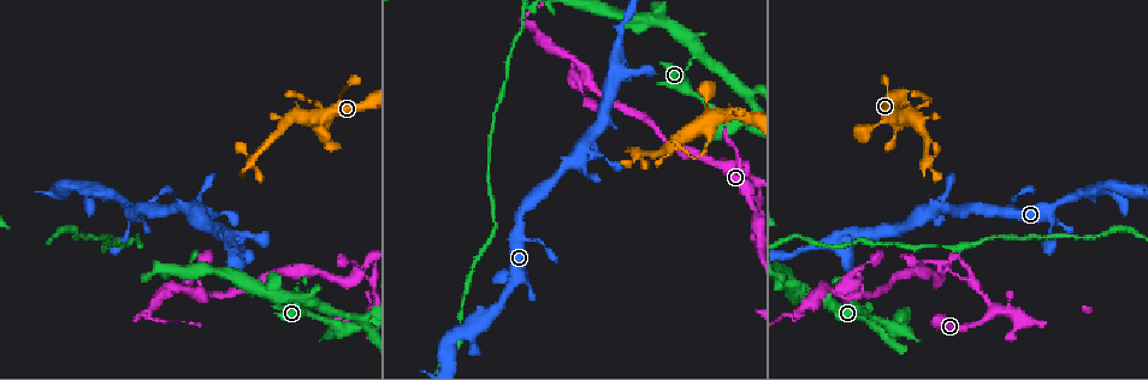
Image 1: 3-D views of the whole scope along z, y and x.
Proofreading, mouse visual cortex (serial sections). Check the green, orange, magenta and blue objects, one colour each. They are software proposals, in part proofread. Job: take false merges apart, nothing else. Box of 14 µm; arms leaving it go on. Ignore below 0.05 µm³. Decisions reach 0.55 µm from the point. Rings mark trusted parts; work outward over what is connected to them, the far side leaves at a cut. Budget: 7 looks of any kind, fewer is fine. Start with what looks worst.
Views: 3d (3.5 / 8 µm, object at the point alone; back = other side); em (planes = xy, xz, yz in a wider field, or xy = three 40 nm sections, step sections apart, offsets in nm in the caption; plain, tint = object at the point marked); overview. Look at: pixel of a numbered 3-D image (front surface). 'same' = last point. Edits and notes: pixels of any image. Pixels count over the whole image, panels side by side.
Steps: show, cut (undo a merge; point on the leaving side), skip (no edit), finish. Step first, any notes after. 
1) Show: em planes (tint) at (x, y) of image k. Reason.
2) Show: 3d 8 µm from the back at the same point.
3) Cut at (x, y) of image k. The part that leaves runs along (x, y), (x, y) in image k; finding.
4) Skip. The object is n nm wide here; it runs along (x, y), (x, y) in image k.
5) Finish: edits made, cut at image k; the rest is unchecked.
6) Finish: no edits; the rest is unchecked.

Show: 3d 8 µm at (930, 161) of image 1. Abrupt turn.

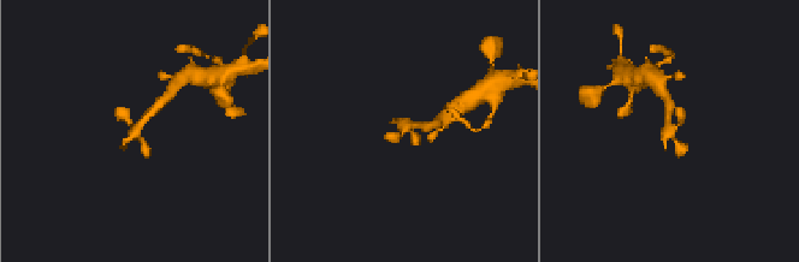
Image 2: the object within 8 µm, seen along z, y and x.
Show: em xy step 2 (tint) at (135, 131) of image 2.

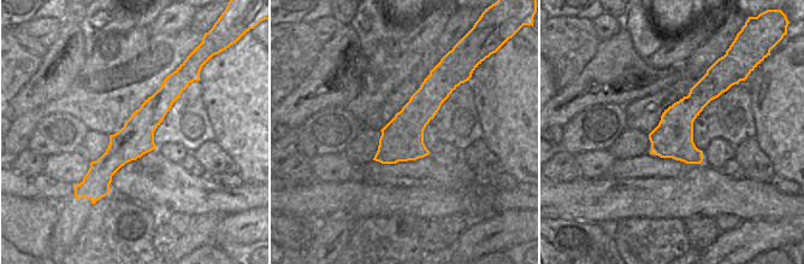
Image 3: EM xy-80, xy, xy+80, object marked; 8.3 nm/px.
Skip. It runs along (171, 80), (102, 183) in image 3; all the same cell.

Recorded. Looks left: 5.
Show: 3d 3.5 µm at (836, 278) of image 1. Narrows sharply.

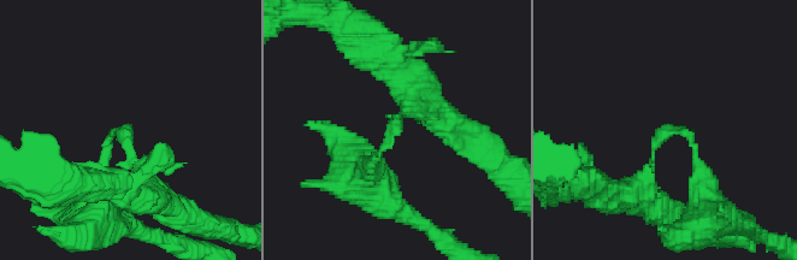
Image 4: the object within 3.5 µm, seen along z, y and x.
Show: em xy step 2 (tint) at (119, 132) of image 4. The arms are 200, 350 nm wide.

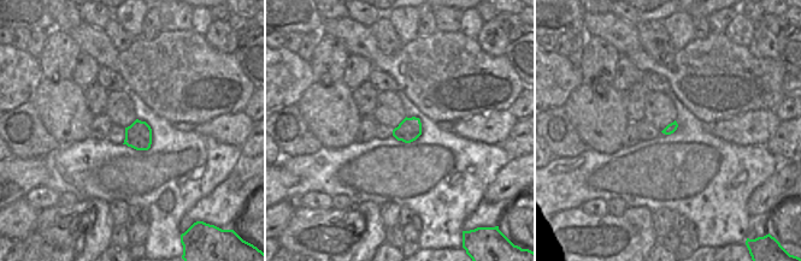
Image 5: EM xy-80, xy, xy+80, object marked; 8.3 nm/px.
Cut at (412, 88) of image 4. The part that leaves runs along (401, 113), (412, 82), (369, 39) in image 4; two cells meet here.

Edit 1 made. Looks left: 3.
Show: em xy step 5 (tint) at (616, 80) of image 1. Looks like a crossing.

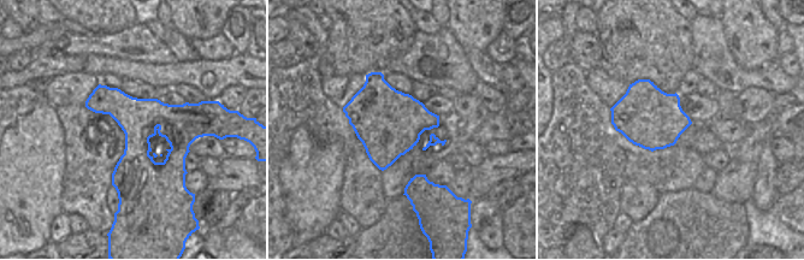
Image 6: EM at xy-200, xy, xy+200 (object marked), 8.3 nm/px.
Show: 3d 3.5 µm from the back at the same point. See where the arms go.

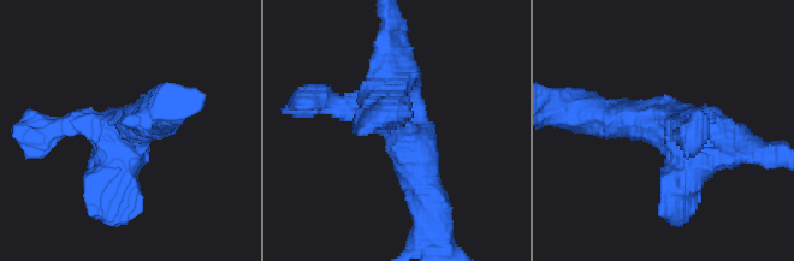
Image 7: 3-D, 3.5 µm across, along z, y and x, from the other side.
Skip. 4 arms meet here; the arms are 300, 450, 450, 500 nm wide; it runs along (428, 199), (392, 58) in image 7; one cell here.

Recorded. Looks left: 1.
Finish: edits made, cut at image 4; the rest is unchecked.

